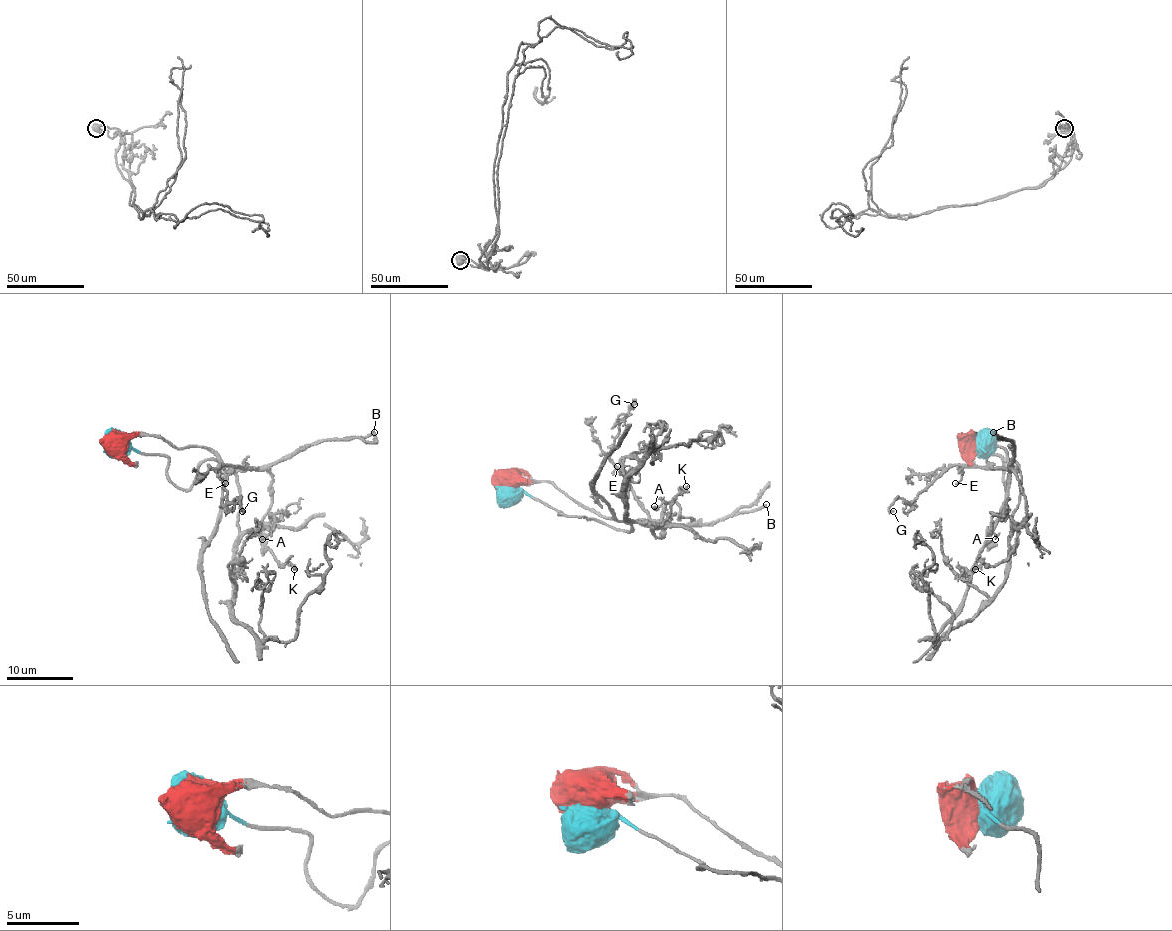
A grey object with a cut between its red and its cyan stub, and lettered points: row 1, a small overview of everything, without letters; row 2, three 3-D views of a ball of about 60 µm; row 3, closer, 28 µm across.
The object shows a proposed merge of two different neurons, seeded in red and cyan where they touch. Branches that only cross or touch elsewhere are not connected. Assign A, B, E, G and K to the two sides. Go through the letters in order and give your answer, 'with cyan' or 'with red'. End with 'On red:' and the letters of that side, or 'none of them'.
A: with cyan
B: with red
E: with red
G: with red
K: with red
On red: B, E, G, K

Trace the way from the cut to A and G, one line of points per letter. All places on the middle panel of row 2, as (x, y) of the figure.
A: (507, 487), (521, 487), (559, 514), (584, 516), (627, 532), (630, 522), (658, 526), (667, 502), (653, 506)
G: (507, 486), (549, 481), (602, 516), (643, 521), (648, 512), (610, 458), (610, 448), (633, 399), (633, 404)

